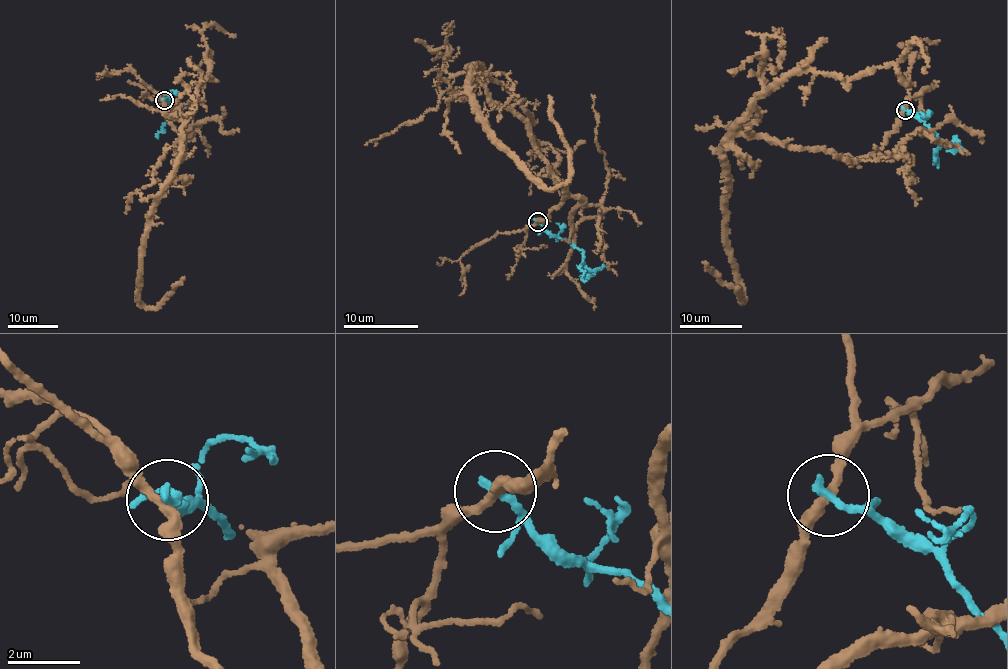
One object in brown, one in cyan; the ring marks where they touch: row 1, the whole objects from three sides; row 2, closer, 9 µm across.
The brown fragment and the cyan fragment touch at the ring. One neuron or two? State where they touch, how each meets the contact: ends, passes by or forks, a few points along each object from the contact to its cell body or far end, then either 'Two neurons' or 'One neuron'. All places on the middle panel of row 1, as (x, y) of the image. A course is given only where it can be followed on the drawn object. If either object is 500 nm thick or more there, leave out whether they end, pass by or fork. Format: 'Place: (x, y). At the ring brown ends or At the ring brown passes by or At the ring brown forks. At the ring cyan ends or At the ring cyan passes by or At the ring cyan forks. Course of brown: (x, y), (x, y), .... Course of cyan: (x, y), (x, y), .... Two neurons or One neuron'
Place: (537, 222). At the ring brown passes by. At the ring cyan ends. Course of brown: (537, 222), (562, 181), (476, 74), (469, 89), (502, 148), (550, 189), (569, 152), (550, 95). Course of cyan: (537, 222), (582, 251), (583, 261), (579, 269), (581, 279), (587, 281). Two neurons

